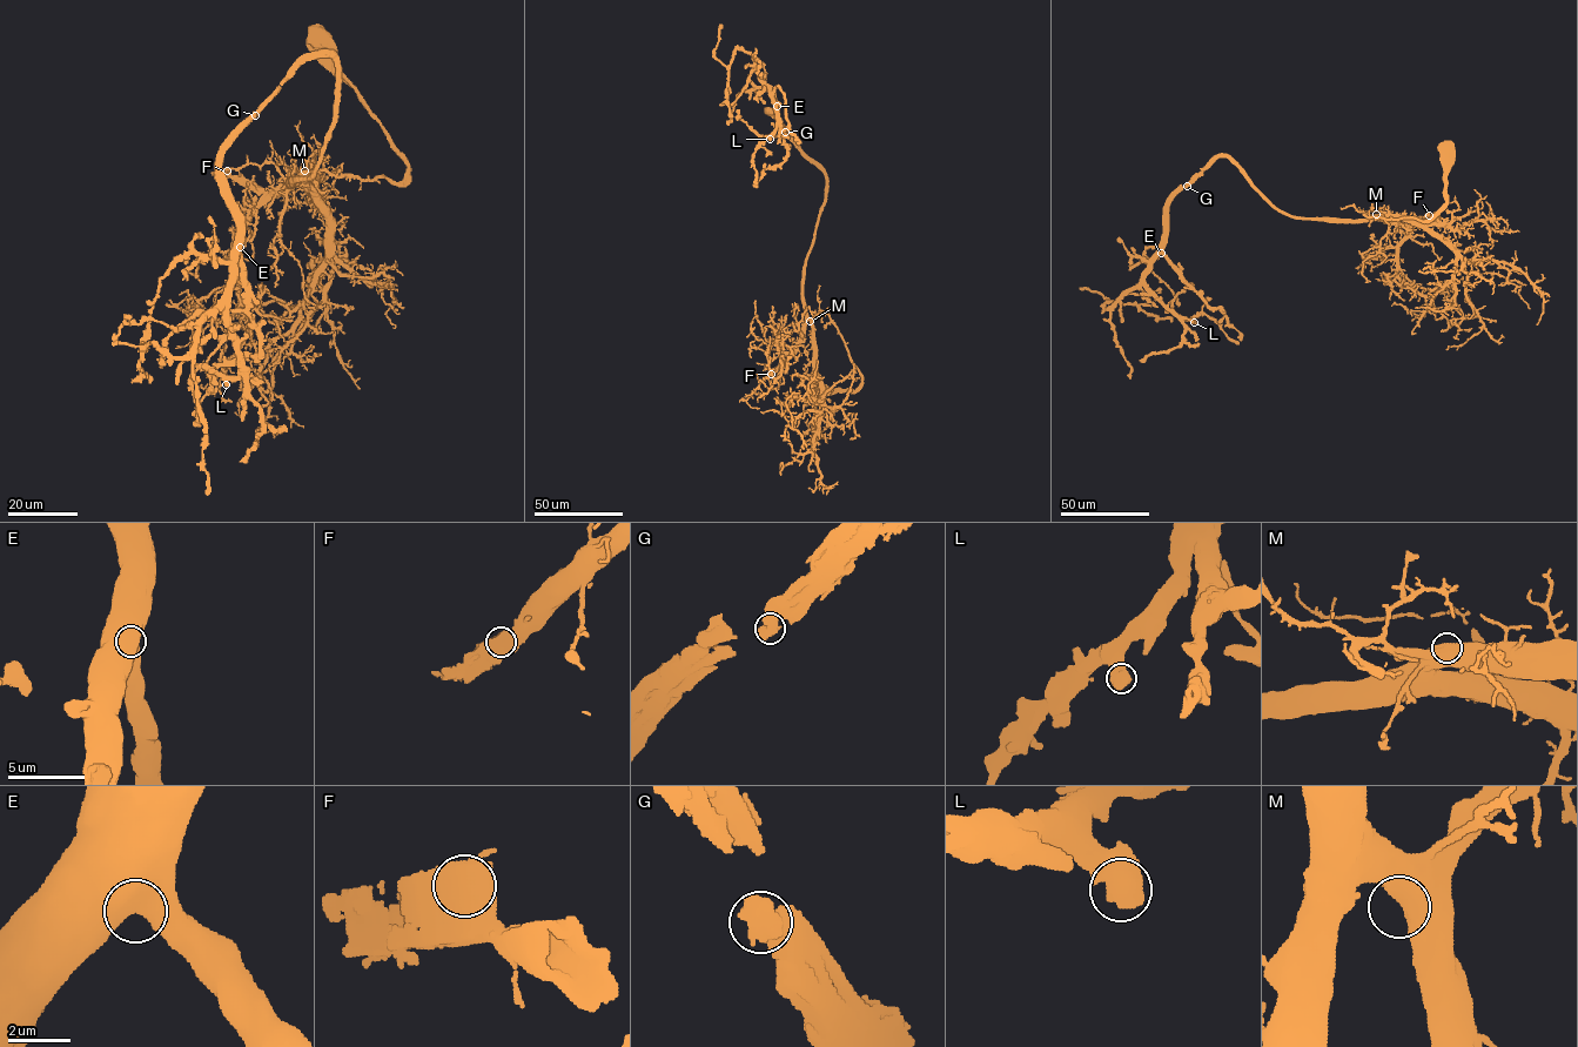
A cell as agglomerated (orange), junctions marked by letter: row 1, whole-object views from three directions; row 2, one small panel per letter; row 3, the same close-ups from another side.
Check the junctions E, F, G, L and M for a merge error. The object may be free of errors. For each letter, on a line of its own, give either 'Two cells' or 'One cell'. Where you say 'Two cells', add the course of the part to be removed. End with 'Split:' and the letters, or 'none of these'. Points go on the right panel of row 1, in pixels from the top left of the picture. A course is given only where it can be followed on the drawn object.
E: One cell
F: One cell
G: One cell
L: One cell
M: One cell
Split: none of these

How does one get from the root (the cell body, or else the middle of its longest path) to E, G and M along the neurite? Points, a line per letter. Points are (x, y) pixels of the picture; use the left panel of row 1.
E: (317, 39), (407, 175), (291, 182), (316, 169), (334, 116), (336, 61), (313, 55), (222, 155), (240, 247)
G: (317, 39), (407, 175), (320, 169), (291, 182), (316, 169), (333, 125), (329, 55), (303, 61), (255, 114)
M: (317, 39), (319, 52), (375, 116), (407, 162), (407, 175), (391, 182), (304, 170)

